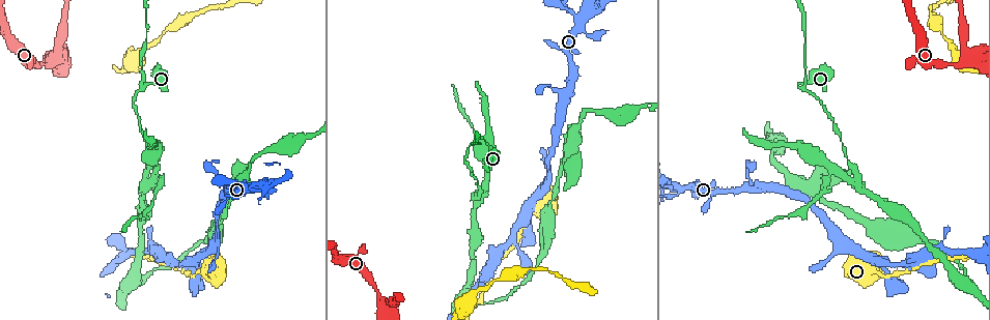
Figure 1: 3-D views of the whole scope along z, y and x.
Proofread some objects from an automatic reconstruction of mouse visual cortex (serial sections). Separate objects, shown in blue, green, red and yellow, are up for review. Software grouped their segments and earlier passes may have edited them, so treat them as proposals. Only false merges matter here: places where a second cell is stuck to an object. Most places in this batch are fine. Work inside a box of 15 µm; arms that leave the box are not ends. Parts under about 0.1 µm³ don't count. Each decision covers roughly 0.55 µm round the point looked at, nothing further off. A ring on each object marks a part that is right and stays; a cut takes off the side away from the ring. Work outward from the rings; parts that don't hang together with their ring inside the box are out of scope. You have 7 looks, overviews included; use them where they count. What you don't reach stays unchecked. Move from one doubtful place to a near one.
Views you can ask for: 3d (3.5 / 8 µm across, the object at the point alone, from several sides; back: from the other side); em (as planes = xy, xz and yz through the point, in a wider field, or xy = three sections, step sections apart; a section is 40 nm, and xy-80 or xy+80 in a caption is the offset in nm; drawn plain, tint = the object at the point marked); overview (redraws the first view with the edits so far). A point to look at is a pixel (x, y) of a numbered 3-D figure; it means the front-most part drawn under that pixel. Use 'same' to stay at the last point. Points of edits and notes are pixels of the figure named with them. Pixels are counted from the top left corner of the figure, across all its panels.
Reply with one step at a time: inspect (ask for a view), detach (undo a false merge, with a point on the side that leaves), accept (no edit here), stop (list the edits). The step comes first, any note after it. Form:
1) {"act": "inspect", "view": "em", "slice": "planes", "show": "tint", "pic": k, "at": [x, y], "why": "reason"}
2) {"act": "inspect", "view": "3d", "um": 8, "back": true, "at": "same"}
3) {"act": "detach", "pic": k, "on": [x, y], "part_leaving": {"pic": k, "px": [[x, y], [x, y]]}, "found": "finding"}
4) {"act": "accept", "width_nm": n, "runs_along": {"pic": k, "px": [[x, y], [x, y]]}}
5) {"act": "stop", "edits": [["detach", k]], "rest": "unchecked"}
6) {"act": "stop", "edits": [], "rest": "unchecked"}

{"act": "inspect", "view": "3d", "um": 3.5, "pic": 1, "at": [804, 87], "why": "sudden change in width"}

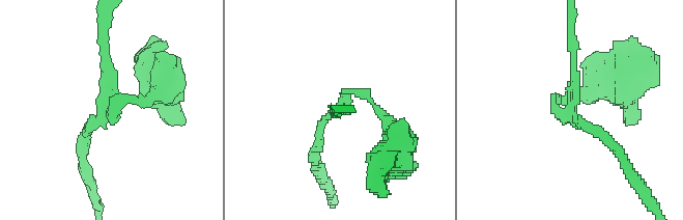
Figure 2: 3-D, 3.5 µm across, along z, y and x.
{"act": "inspect", "view": "em", "slice": "xy", "step": 1, "show": "tint", "pic": 2, "at": [112, 114]}

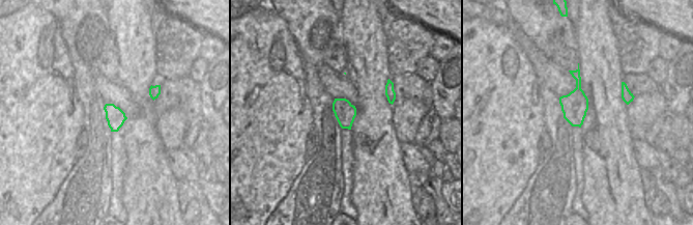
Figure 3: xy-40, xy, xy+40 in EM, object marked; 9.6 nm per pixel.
{"act": "accept", "arms": 3, "runs_along": {"pic": 2, "px": [[155, 93], [102, 113], [83, 144]]}, "found": "one cell here"}

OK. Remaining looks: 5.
{"act": "inspect", "view": "3d", "um": 3.5, "pic": 1, "at": [681, 187], "why": "sharp bend"}

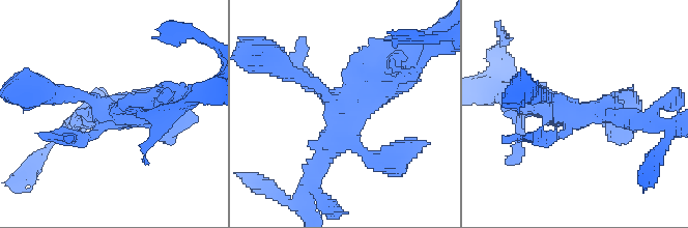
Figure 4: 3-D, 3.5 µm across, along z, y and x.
{"act": "inspect", "view": "em", "slice": "xy", "step": 5, "show": "tint", "pic": 4, "at": [113, 117]}

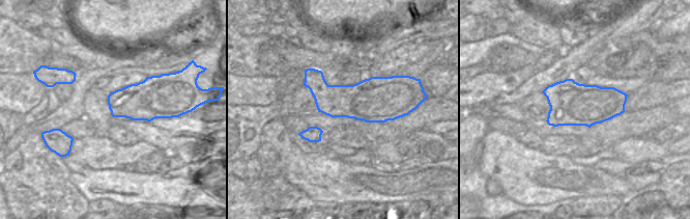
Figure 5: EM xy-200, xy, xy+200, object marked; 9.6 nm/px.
{"act": "inspect", "view": "em", "slice": "planes", "show": "tint", "at": "same"}

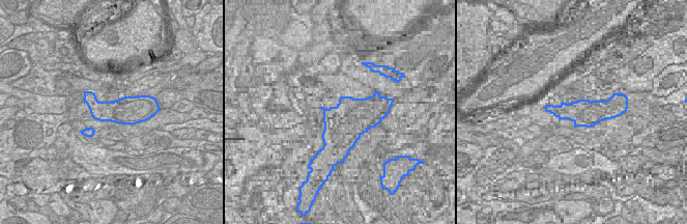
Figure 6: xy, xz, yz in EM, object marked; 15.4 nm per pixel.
{"act": "accept", "runs_along": {"pic": 4, "px": [[314, 170], [339, 120], [400, 69]]}, "found": "all the same cell"}

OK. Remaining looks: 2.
{"act": "stop", "edits": [], "rest": "unchecked"}

